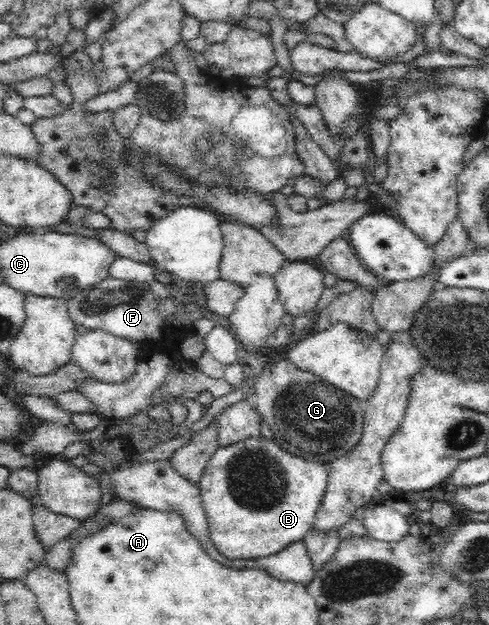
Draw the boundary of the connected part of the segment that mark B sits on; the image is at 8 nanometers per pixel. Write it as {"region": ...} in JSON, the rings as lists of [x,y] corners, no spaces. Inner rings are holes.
{"region":[[[251,437],[227,447],[219,446],[206,463],[197,484],[213,545],[218,552],[221,551],[221,555],[243,565],[252,563],[256,558],[275,555],[287,545],[302,541],[307,531],[312,529],[327,483],[327,465],[293,457],[281,451],[279,444],[273,440]]]}

